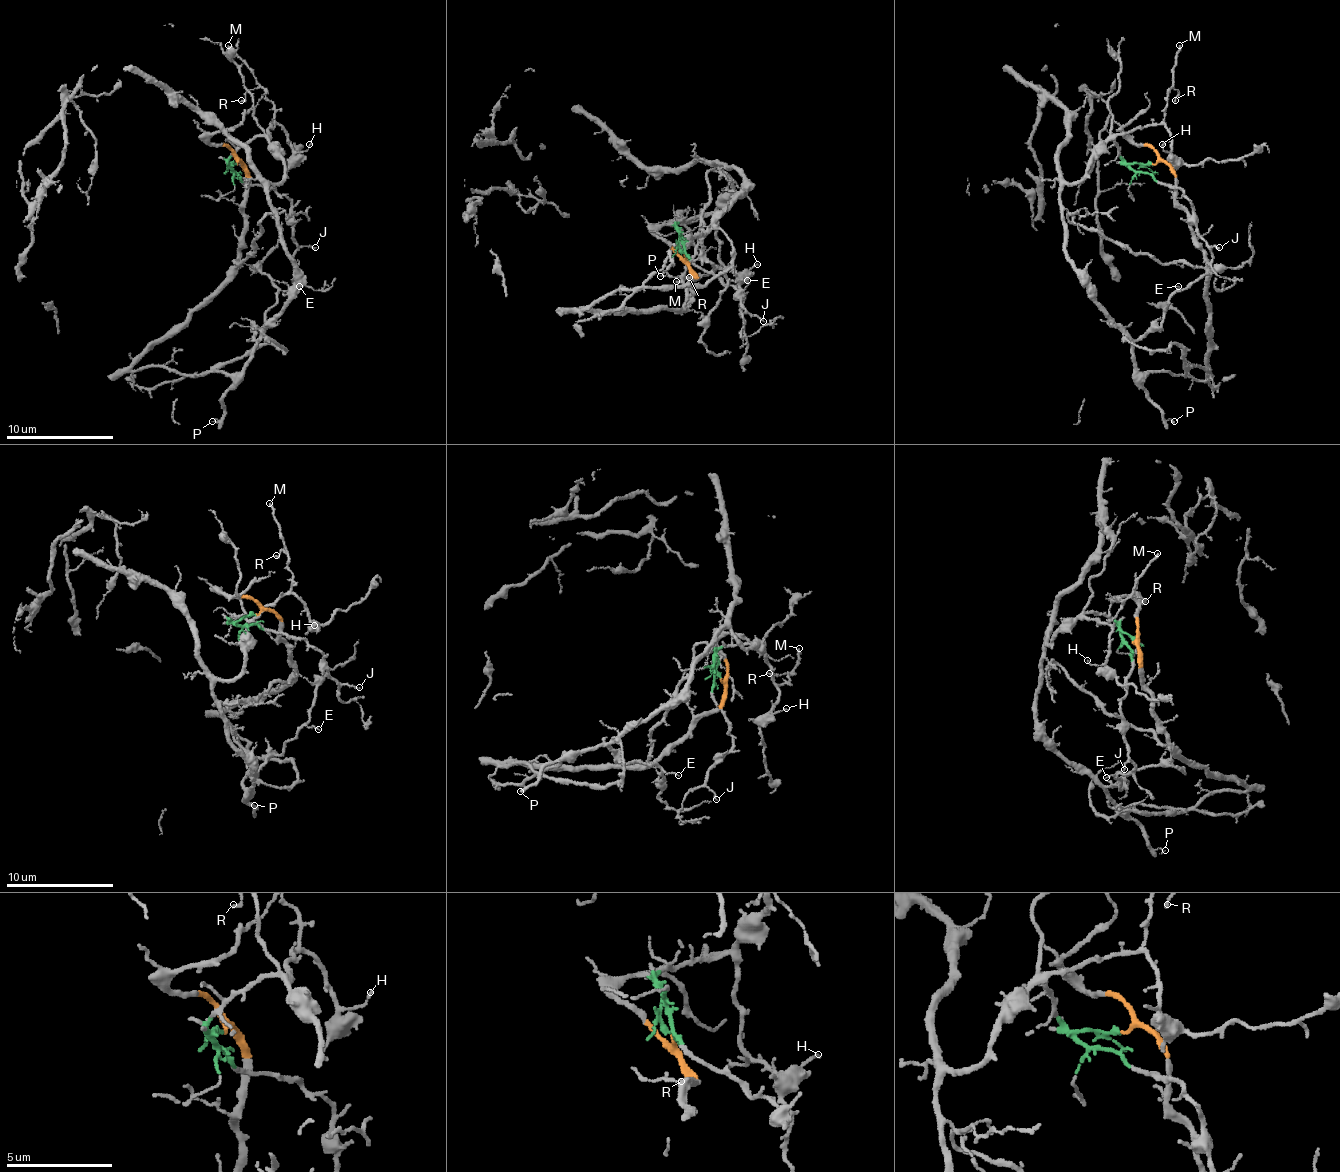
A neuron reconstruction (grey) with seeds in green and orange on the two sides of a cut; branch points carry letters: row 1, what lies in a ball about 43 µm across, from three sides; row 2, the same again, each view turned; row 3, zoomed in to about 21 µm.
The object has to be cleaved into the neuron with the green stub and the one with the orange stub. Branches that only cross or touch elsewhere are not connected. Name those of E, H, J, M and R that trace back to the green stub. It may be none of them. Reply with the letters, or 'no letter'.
E, H, J, M, R

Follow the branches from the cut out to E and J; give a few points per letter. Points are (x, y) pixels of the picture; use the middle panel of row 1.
E: (683, 252), (678, 223), (731, 193), (715, 164), (731, 166), (742, 193), (702, 252), (729, 279), (747, 279)
J: (683, 252), (680, 244), (696, 266), (739, 292), (739, 303), (763, 322)

